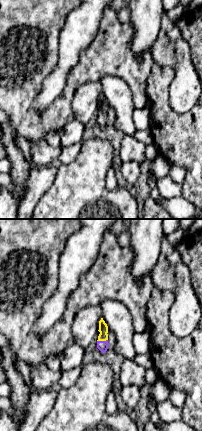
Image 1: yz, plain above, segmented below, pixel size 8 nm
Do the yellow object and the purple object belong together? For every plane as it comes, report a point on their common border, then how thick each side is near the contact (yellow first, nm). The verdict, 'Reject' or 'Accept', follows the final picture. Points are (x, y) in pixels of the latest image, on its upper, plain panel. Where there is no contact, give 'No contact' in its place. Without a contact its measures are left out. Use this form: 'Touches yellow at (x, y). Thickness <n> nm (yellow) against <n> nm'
Touches yellow at (102, 116). Thickness 80 nm (yellow) against 80 nm

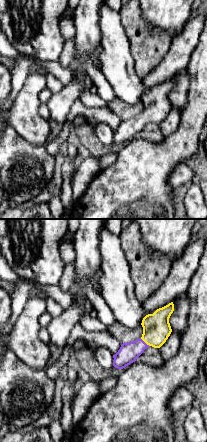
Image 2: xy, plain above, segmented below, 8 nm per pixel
Touches yellow at (145, 118). Thickness 220 nm (yellow) against 160 nm

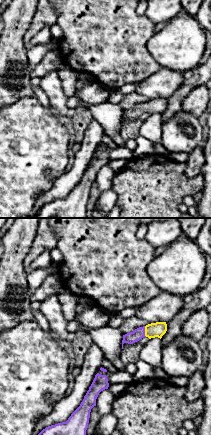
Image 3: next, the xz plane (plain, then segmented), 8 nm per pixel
Touches yellow at (145, 107). Thickness 120 nm (yellow) against 90 nm

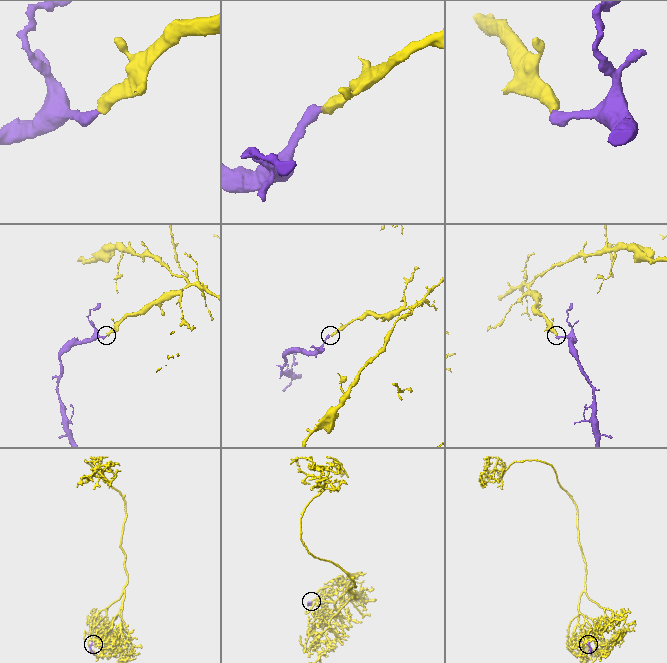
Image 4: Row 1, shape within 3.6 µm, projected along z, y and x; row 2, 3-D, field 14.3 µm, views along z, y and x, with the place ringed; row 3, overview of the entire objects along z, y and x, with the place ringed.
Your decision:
Accept

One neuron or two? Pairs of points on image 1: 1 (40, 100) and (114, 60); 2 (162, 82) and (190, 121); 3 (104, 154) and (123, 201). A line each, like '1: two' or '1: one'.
1: two
2: one
3: one

